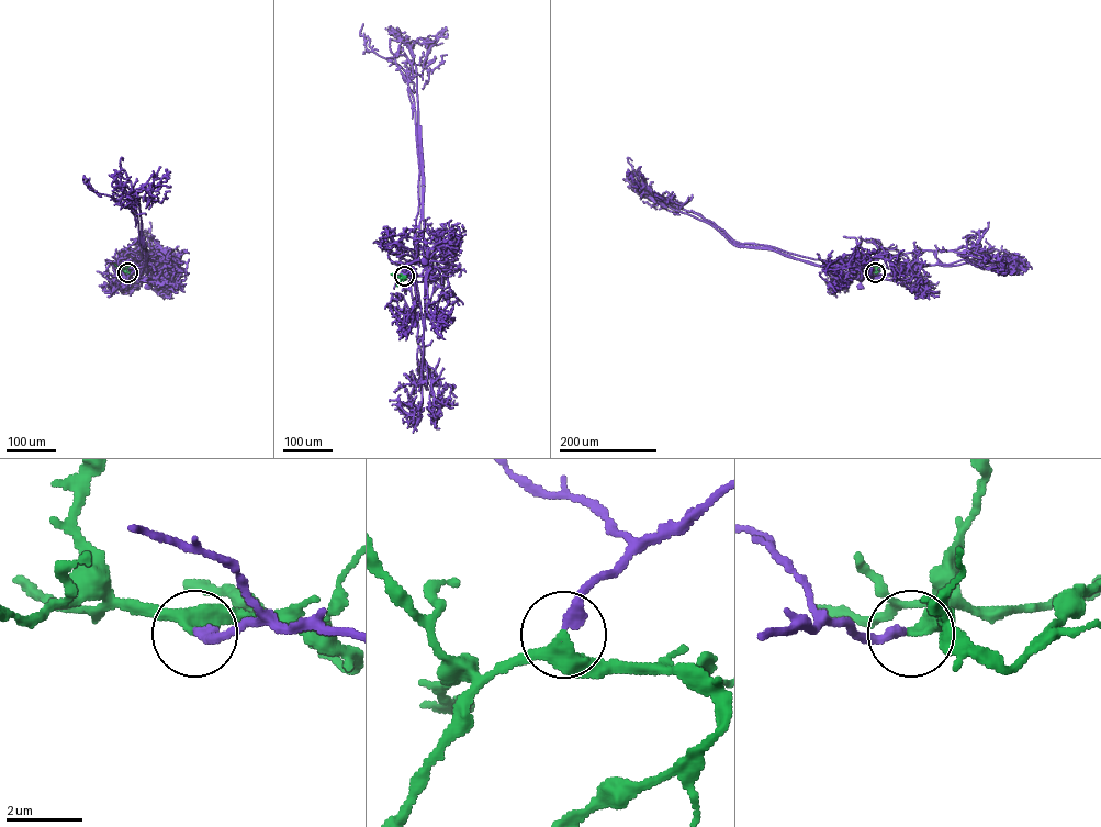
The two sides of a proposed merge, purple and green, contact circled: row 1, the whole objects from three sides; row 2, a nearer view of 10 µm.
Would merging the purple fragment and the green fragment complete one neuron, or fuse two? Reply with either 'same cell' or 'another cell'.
same cell

